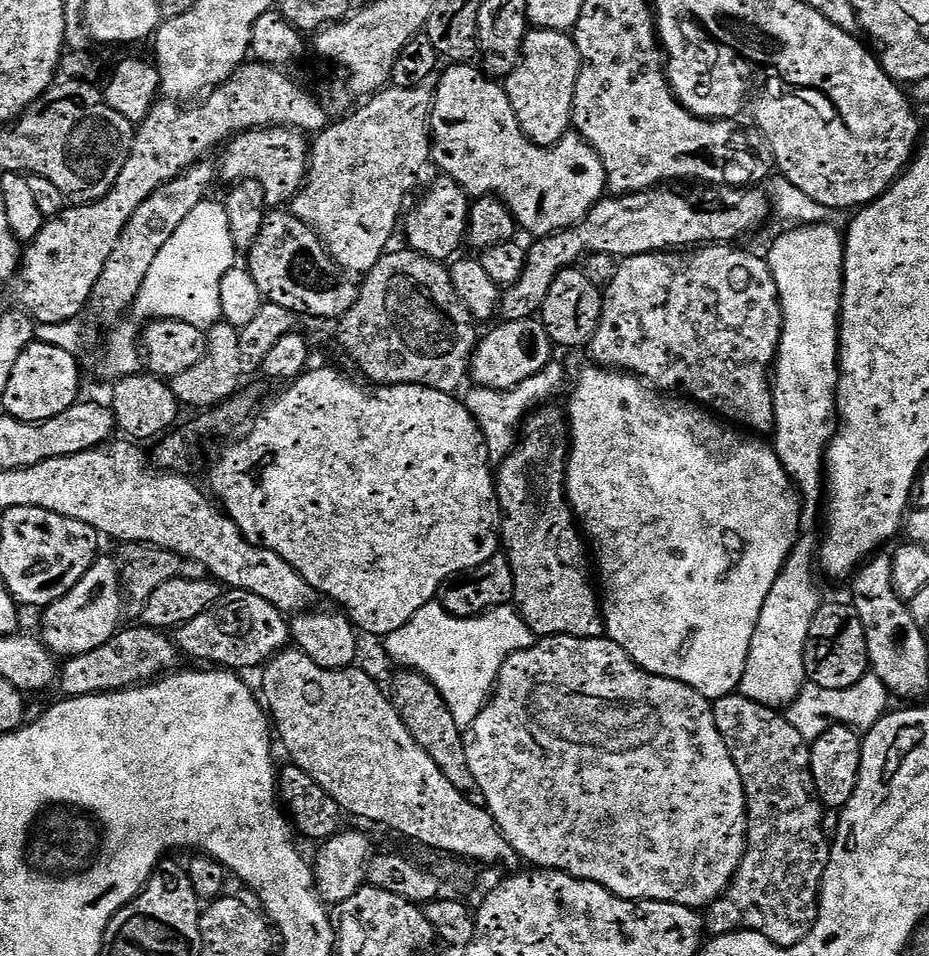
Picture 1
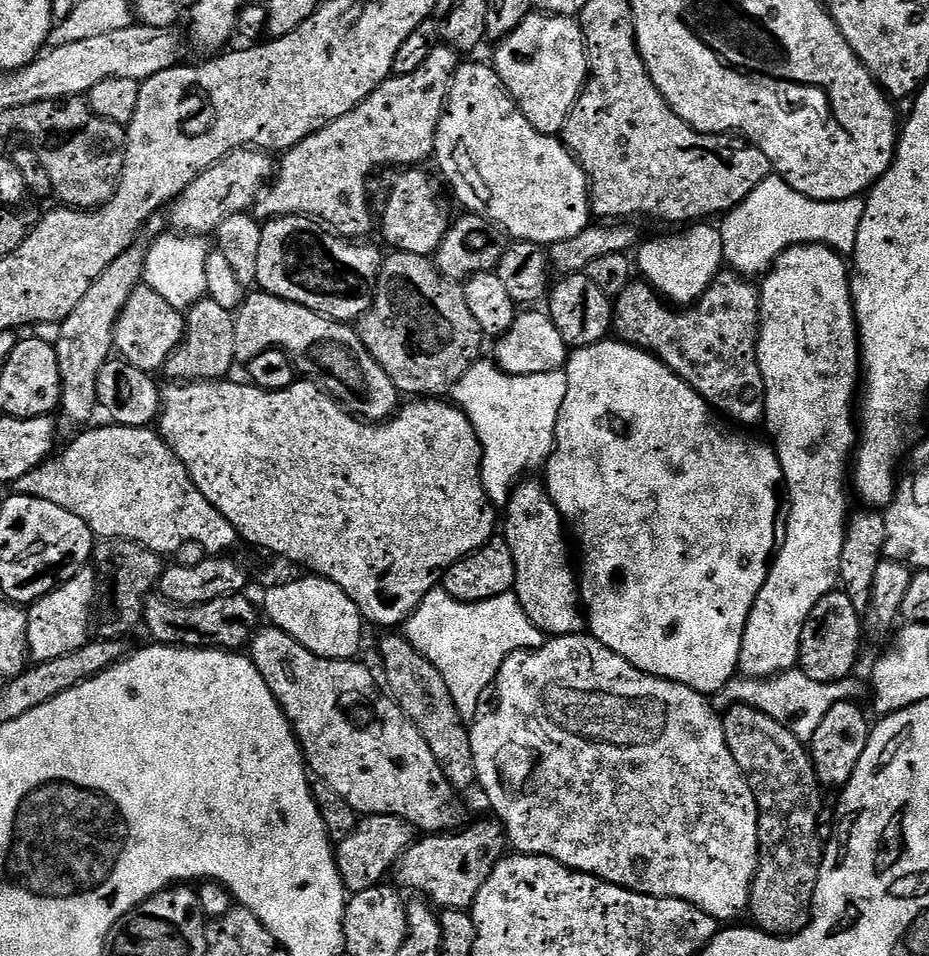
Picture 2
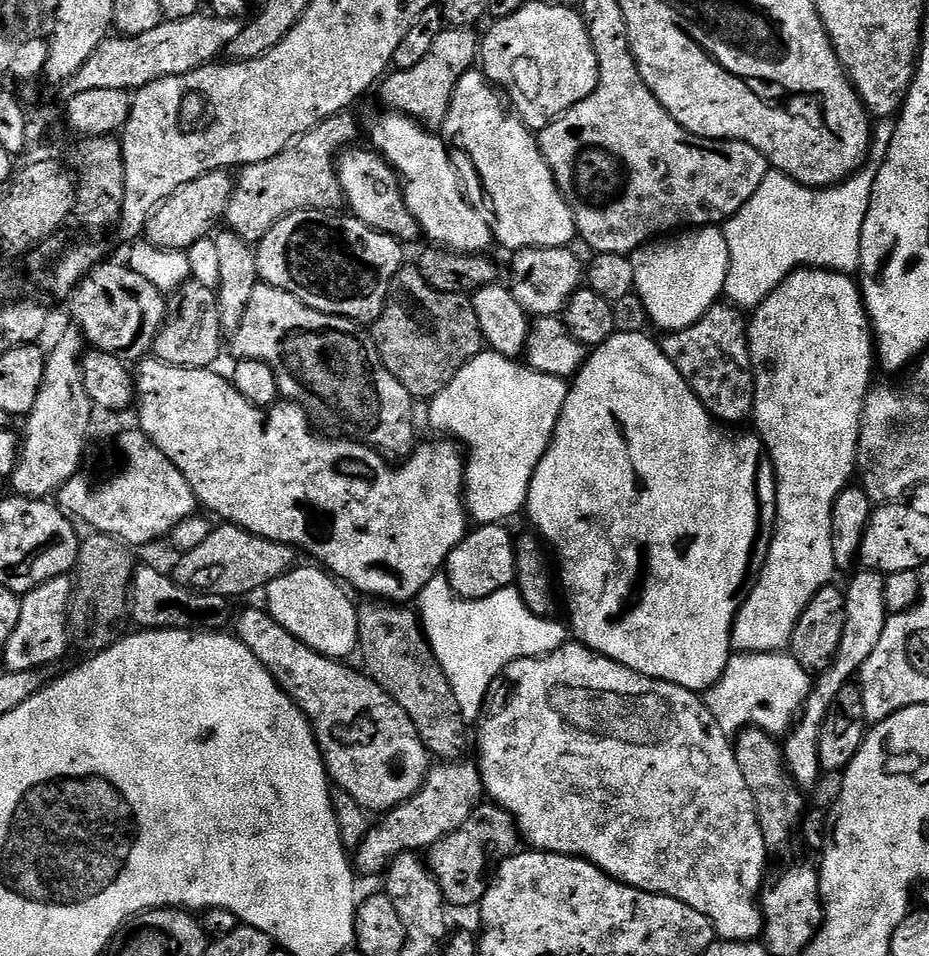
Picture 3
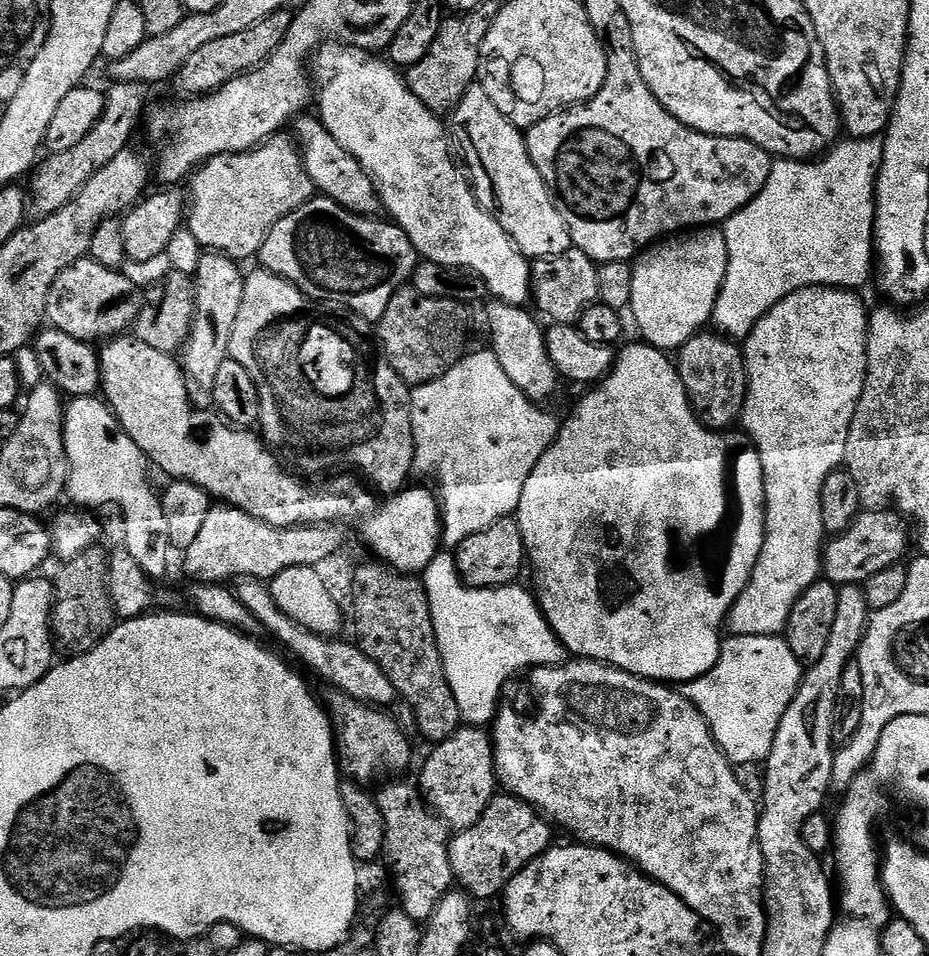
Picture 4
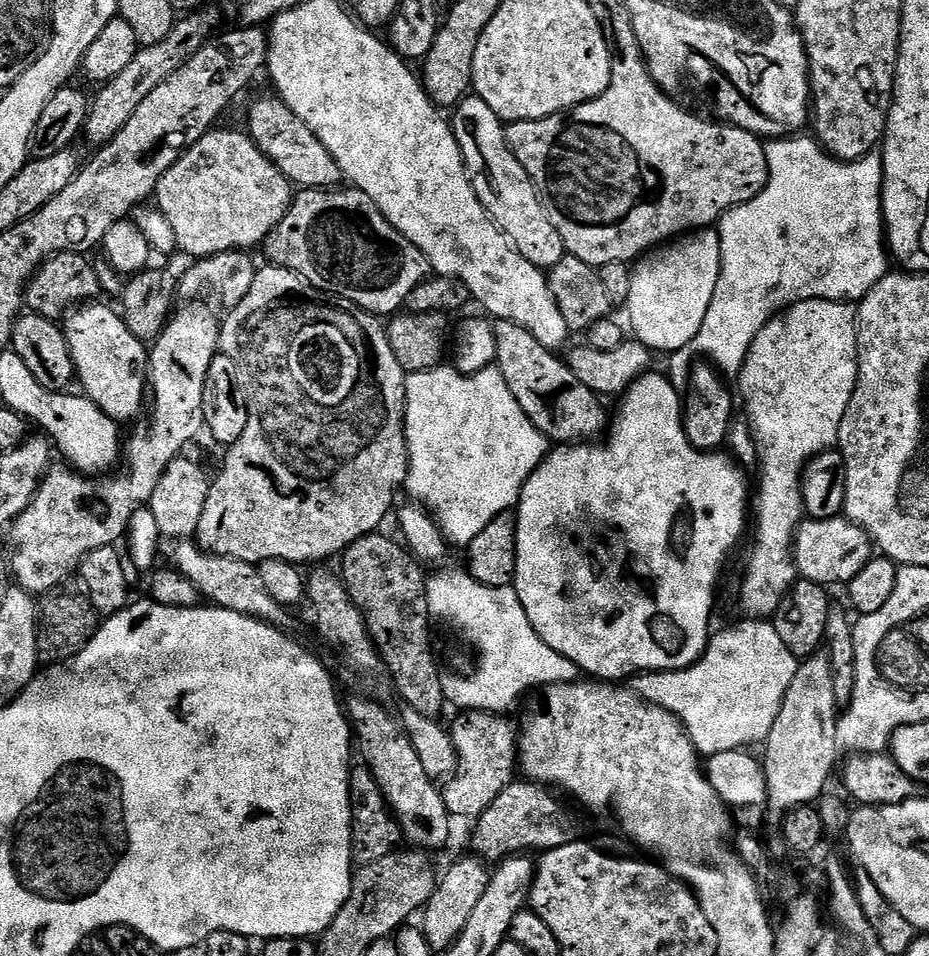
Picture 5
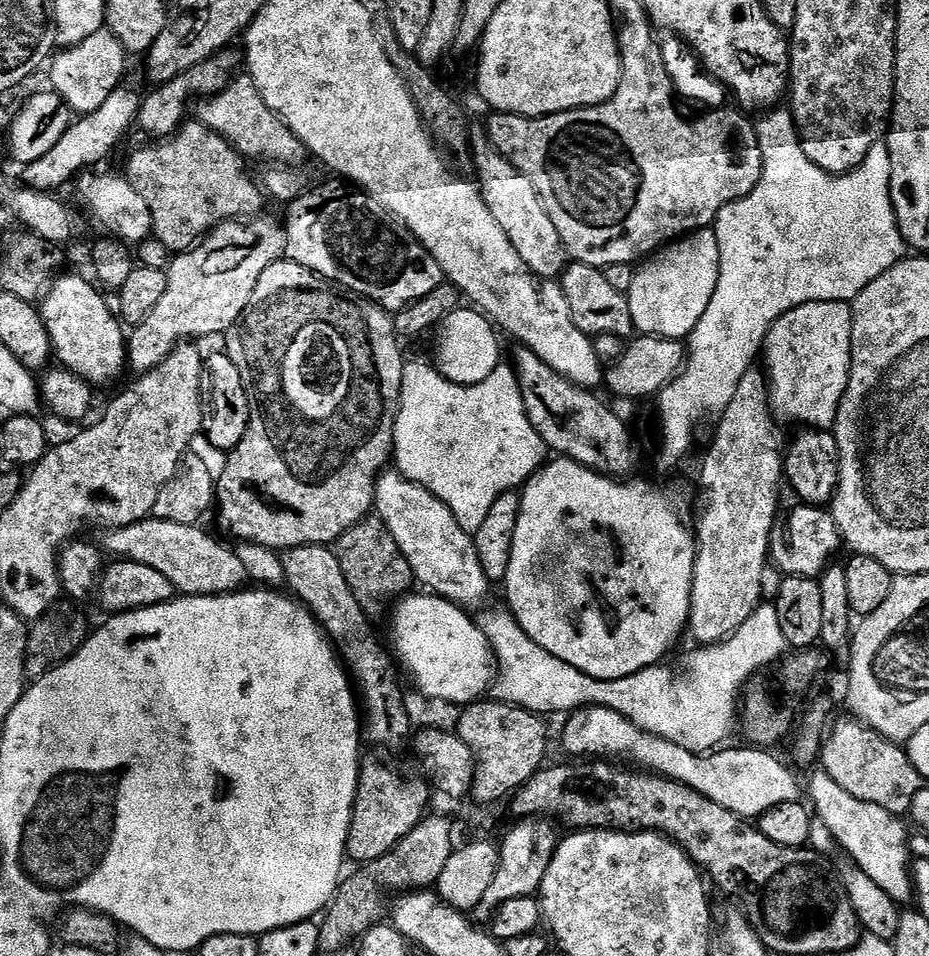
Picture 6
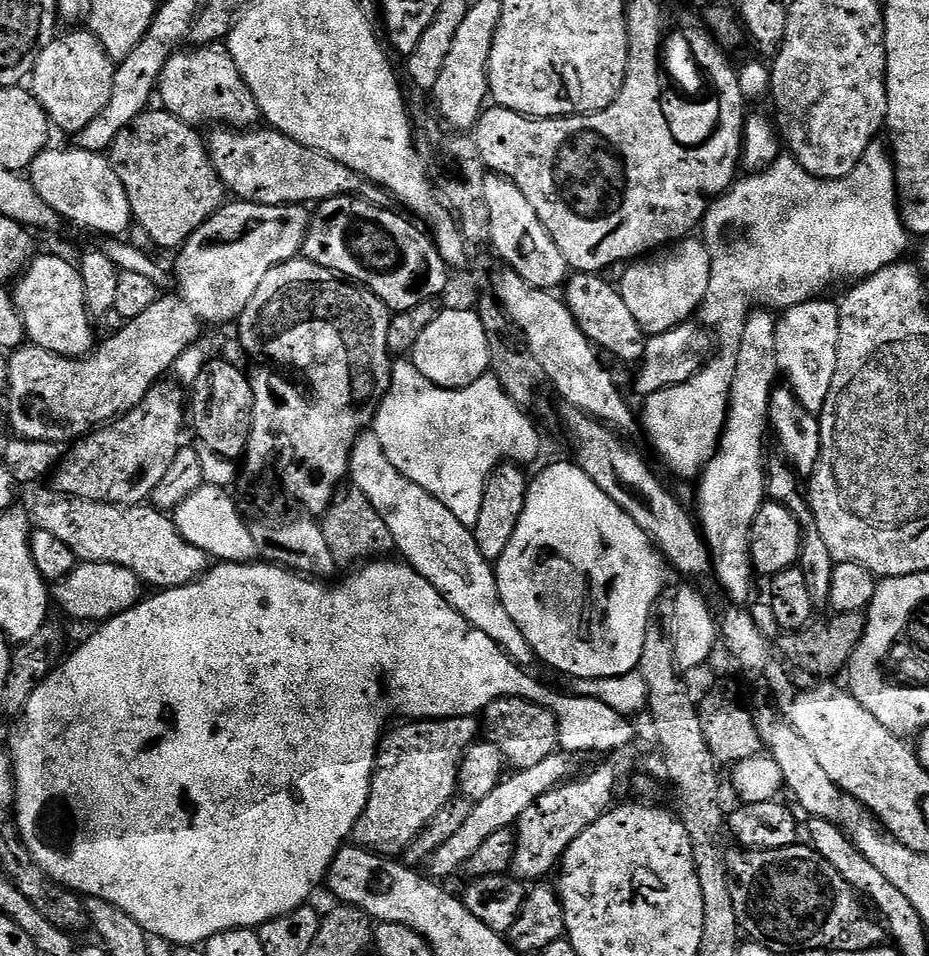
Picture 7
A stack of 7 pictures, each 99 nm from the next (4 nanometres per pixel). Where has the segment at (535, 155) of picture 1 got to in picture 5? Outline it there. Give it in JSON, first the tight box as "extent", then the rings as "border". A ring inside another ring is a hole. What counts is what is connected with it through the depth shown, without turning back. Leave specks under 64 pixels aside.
{"extent":[450,94,566,270],"border":[[[469,94],[456,105],[450,123],[476,196],[492,221],[508,237],[512,247],[519,250],[529,262],[541,270],[553,268],[566,255],[564,243],[540,201],[536,183],[530,174],[526,174],[518,158],[514,158],[506,142],[505,121],[500,120],[498,114],[494,114],[494,110],[490,110],[490,106],[486,106],[480,96]]]}

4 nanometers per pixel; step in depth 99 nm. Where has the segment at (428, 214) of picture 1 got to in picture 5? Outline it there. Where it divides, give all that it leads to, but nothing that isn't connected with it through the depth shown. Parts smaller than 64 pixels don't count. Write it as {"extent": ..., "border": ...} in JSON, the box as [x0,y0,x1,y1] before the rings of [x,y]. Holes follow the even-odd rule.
{"extent":[246,96,342,189],"border":[[[264,96],[249,106],[246,125],[248,135],[260,147],[262,154],[266,154],[266,158],[270,158],[270,162],[274,162],[274,166],[278,166],[278,170],[282,170],[282,174],[286,174],[286,178],[297,189],[335,189],[339,185],[336,183],[341,183],[342,173],[330,150],[322,146],[314,130],[310,130],[310,126],[306,126],[306,122],[302,122],[302,118],[294,114],[294,110],[281,104],[279,99],[269,96]]]}

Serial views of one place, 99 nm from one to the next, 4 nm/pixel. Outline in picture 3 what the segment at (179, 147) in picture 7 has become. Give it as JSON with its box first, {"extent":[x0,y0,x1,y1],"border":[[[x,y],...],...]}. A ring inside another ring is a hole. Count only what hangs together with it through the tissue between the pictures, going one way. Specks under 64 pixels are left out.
{"extent":[227,114,356,246],"border":[[[348,114],[331,116],[329,120],[322,120],[318,126],[314,126],[306,134],[293,140],[286,146],[286,150],[282,150],[282,154],[274,154],[274,158],[266,162],[243,165],[238,172],[240,177],[238,175],[235,177],[232,197],[228,203],[227,227],[240,235],[246,243],[255,246],[278,221],[290,214],[307,208],[316,208],[319,212],[336,212],[343,209],[346,201],[342,186],[338,182],[336,157],[338,150],[349,147],[355,141],[352,140],[355,136],[356,124]]]}

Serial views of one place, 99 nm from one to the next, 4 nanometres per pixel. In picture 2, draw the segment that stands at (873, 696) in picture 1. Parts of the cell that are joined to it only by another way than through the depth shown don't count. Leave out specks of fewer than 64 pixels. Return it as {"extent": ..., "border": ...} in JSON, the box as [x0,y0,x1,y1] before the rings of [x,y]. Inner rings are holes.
{"extent":[714,670,860,742],"border":[[[793,670],[781,672],[771,678],[733,678],[723,690],[715,693],[714,700],[720,706],[745,704],[762,710],[767,716],[774,718],[774,722],[791,730],[799,740],[811,742],[814,730],[818,730],[818,726],[822,726],[822,718],[826,718],[826,710],[843,700],[856,700],[859,692],[860,684],[856,678],[827,684],[814,682],[814,678],[806,678],[804,672]]]}

